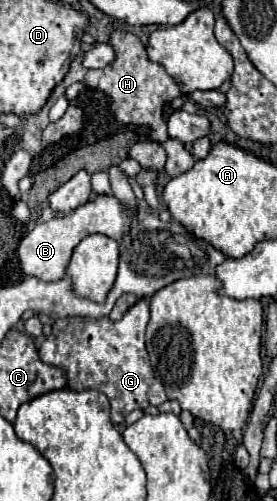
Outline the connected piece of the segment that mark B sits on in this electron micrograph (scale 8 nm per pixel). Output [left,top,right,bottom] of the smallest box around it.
[17,194,133,280]

